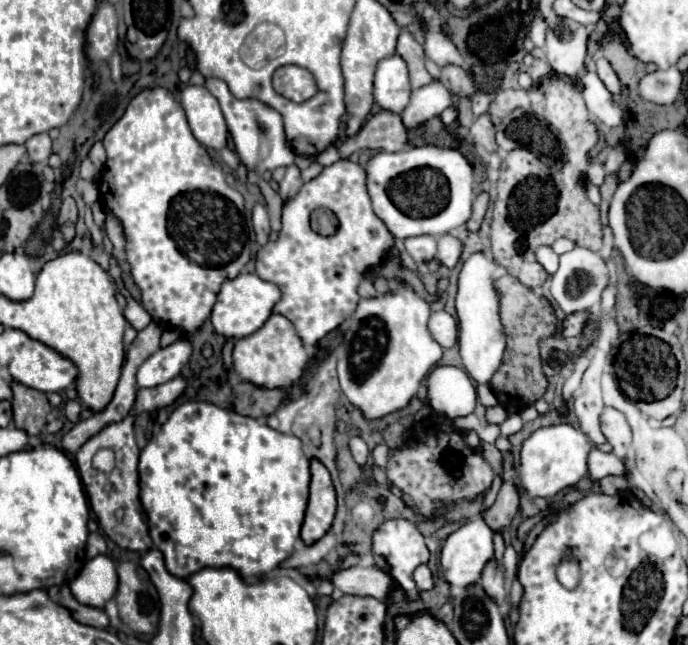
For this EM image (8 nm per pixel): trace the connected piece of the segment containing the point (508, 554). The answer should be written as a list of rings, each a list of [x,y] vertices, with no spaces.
[[[511,545],[506,546],[501,562],[505,577],[513,577],[516,575],[519,560],[520,558],[515,549]]]

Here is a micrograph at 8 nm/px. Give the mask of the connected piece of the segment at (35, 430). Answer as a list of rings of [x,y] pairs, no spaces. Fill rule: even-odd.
[[[14,382],[14,426],[24,430],[28,436],[38,436],[46,426],[46,416],[52,410],[44,392],[28,388],[24,384]]]

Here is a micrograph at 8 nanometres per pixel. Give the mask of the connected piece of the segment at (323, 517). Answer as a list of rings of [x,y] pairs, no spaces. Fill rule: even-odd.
[[[312,458],[310,470],[312,470],[310,500],[308,500],[306,518],[304,518],[302,536],[300,536],[304,544],[318,542],[330,530],[336,514],[336,492],[326,466],[316,458]]]

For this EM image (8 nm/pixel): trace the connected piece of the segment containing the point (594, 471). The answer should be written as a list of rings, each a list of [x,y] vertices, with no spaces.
[[[598,448],[590,450],[588,454],[588,468],[590,468],[590,476],[592,480],[600,480],[604,476],[610,476],[610,474],[624,474],[624,462],[620,458],[616,458],[614,454],[606,454]]]

